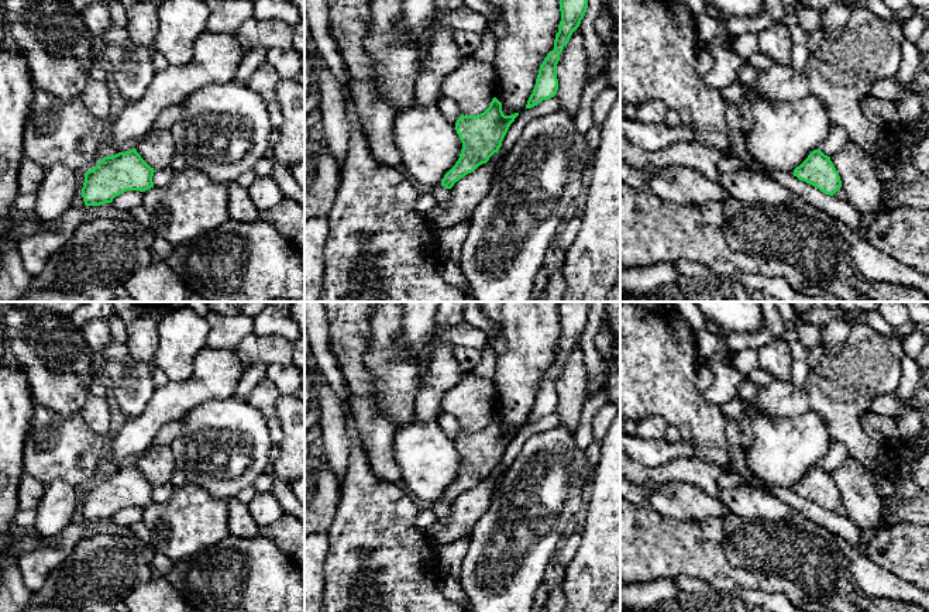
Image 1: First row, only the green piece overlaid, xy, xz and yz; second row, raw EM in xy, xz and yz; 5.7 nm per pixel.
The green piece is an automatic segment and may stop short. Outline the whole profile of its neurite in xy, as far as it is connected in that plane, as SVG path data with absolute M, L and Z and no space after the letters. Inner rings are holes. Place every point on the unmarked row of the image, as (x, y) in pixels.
M135 464L104 472L85 489L83 518L86 522L100 522L127 506L145 508L154 503L154 488Z

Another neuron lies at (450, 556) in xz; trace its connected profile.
M469 536L454 540L450 544L436 546L438 571L451 574L460 581L462 558L469 547Z

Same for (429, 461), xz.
M437 419L396 430L393 454L402 474L400 485L423 506L441 501L462 465L455 440L445 436Z

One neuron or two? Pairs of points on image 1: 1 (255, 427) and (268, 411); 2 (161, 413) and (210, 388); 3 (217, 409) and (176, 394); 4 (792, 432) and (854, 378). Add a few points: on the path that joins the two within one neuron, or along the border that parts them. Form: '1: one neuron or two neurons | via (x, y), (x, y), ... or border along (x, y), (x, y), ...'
1: two neurons | border along (244, 399), (264, 416), (269, 439), (274, 443)
2: one neuron | via (174, 401), (198, 388)
3: two neurons | border along (233, 396), (203, 401), (183, 416)
4: two neurons | border along (781, 416), (801, 416), (814, 411), (832, 439)

